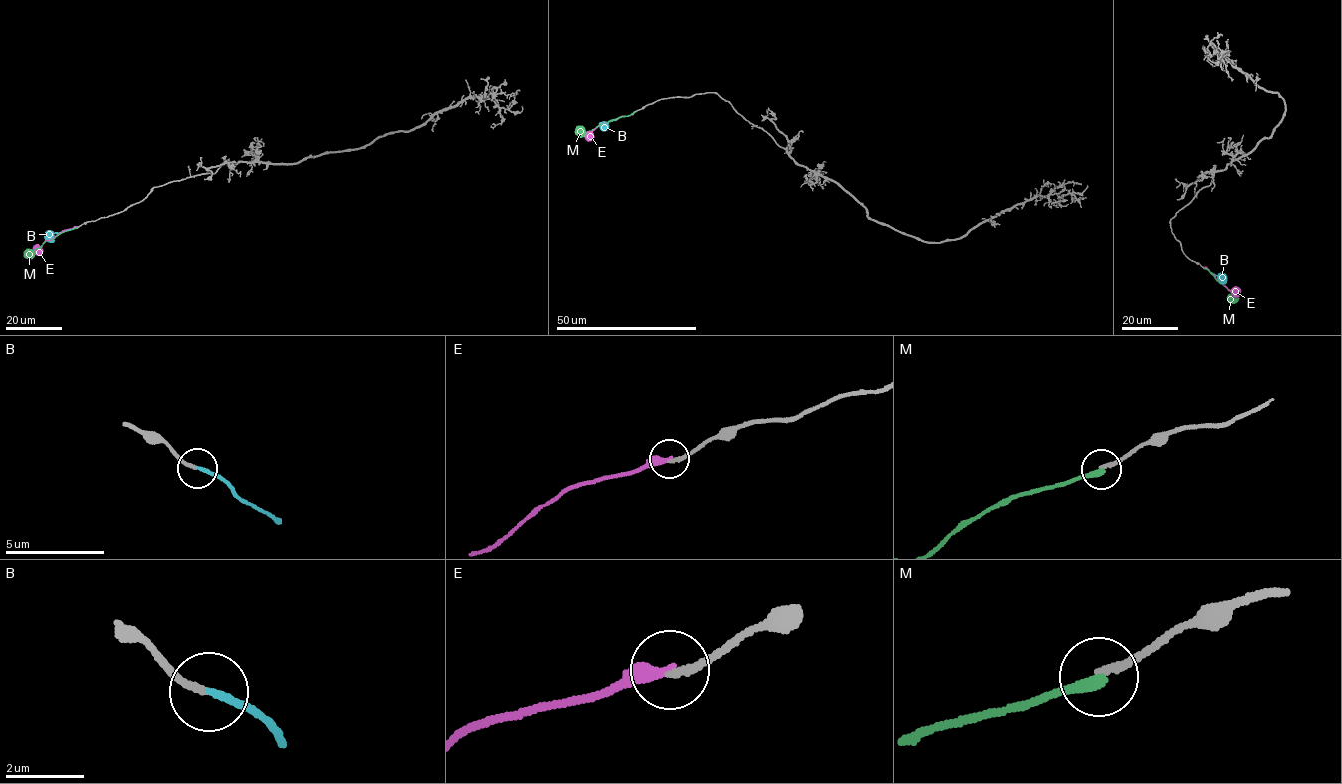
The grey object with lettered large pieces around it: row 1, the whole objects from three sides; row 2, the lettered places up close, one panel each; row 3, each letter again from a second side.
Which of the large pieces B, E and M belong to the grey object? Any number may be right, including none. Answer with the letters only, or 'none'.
B

